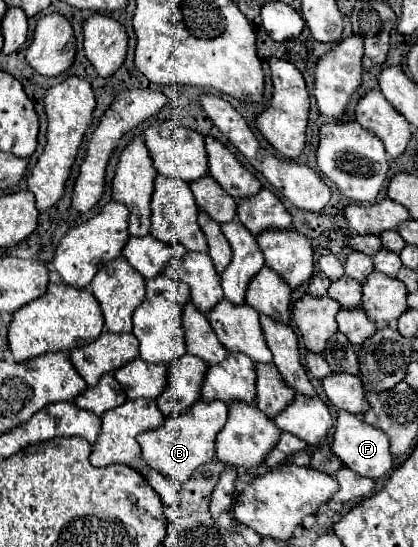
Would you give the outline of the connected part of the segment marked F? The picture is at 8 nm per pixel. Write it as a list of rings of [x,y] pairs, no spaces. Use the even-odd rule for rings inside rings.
[[[338,412],[332,452],[344,462],[346,468],[350,468],[356,474],[362,474],[366,478],[378,480],[392,472],[392,454],[390,454],[390,442],[386,438],[386,434],[382,430],[366,424],[362,418],[356,418],[350,412]]]

